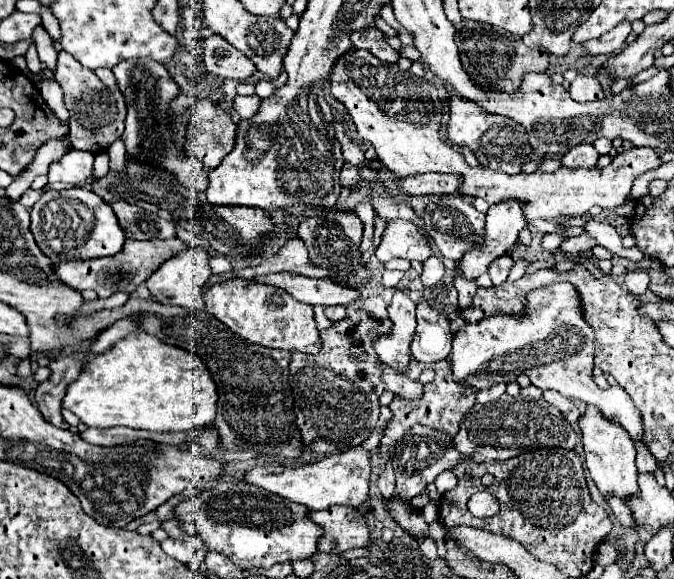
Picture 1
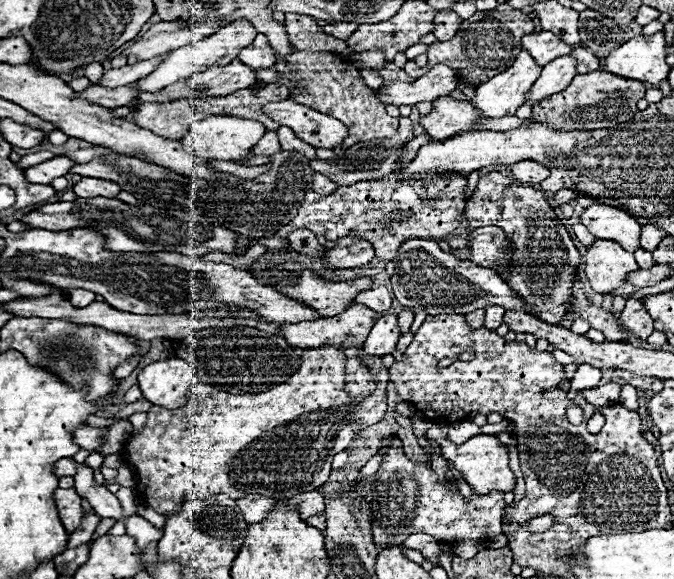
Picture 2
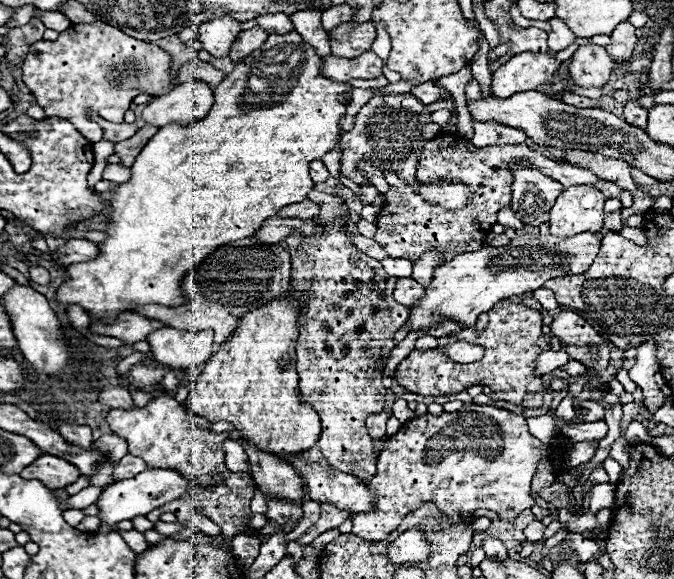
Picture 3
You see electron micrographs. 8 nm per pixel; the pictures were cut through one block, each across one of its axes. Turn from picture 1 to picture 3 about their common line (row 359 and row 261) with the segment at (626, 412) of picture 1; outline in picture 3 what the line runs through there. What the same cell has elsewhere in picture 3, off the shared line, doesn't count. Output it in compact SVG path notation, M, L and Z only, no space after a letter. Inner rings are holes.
M582 232L572 238L558 238L552 234L526 234L510 240L508 246L482 246L476 252L458 254L454 260L442 264L426 288L424 298L410 310L410 328L430 328L440 320L452 318L462 326L472 326L476 318L488 312L496 302L520 296L528 290L542 288L550 278L584 274L600 250L600 236L596 232Z

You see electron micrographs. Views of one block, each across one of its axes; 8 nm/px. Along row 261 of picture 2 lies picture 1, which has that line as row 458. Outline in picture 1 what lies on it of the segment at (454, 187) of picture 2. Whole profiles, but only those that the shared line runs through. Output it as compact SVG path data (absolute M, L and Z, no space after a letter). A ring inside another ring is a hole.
M410 358L410 364L404 368L404 376L408 376L410 380L418 380L420 374L430 368L434 372L434 380L430 384L424 384L424 392L422 392L422 398L420 400L406 400L402 396L396 396L392 402L390 402L390 410L392 410L392 420L388 422L386 430L384 430L384 436L382 436L382 442L380 442L380 454L390 460L390 456L394 454L394 444L396 440L402 438L402 432L406 432L408 428L412 428L414 424L426 424L438 432L444 432L448 436L454 436L458 434L458 424L460 424L460 414L466 414L468 408L472 408L472 404L476 402L476 388L464 384L464 382L456 382L454 376L452 376L452 370L450 370L450 360L440 360L440 362L434 362L434 364L424 364L424 362L418 362L414 358Z

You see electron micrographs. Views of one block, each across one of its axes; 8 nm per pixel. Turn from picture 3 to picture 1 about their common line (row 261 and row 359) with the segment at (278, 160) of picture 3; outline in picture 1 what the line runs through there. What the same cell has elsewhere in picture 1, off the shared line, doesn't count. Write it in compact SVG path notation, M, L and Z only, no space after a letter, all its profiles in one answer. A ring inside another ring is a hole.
M144 330L128 334L106 354L90 358L80 378L68 386L62 404L62 408L74 412L86 426L94 428L126 426L150 432L176 432L176 430L190 430L196 426L208 426L216 416L216 406L218 406L218 388L206 364L202 364L200 358L192 356L184 348L168 346L166 342L154 338Z

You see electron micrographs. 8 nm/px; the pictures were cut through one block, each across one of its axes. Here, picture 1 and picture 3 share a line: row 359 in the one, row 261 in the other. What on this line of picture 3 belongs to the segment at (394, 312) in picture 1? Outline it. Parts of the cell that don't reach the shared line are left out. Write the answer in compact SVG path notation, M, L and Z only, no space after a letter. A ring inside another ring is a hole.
M384 258L382 268L390 276L396 276L396 278L410 278L410 274L412 274L412 262L404 260L404 258Z

